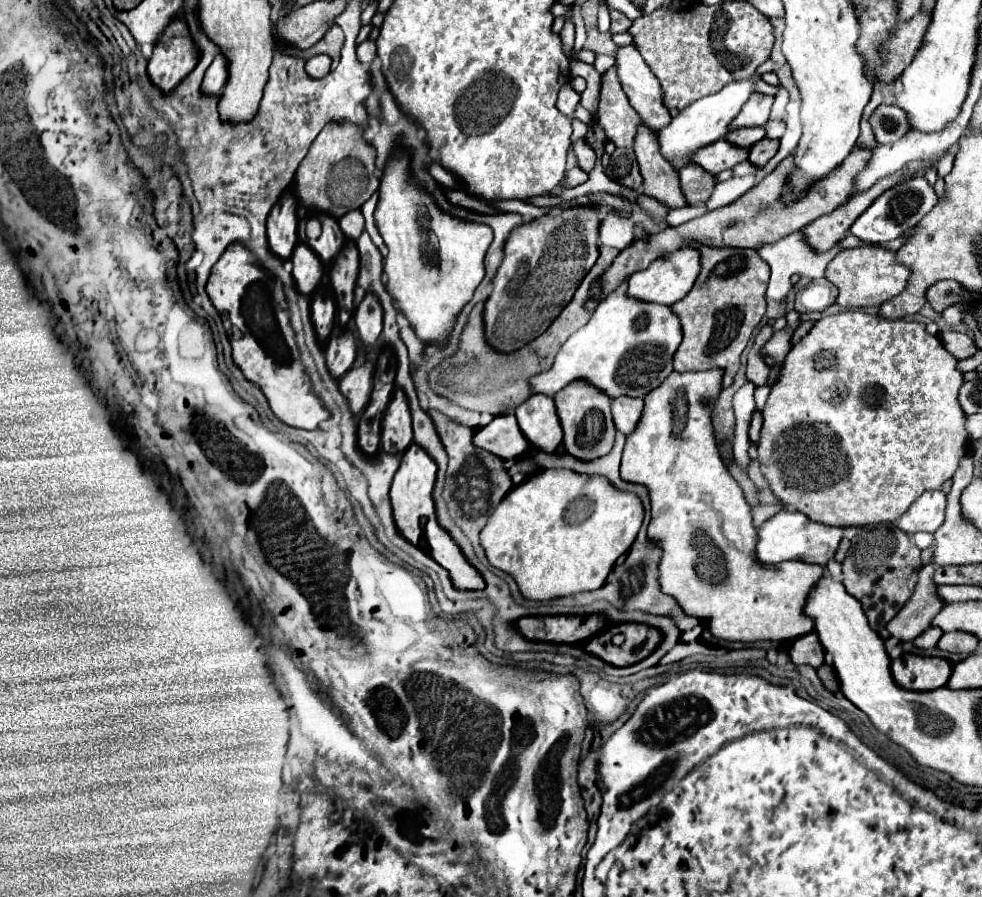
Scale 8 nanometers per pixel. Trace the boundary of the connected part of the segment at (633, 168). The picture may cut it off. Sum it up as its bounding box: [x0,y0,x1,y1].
[605,149,643,191]

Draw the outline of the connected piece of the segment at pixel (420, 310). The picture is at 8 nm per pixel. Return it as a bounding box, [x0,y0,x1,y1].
[375,151,493,343]

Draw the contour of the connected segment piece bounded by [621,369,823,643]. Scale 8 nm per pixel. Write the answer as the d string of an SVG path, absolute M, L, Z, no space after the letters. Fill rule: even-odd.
M711 369L711 371L699 371L699 373L671 373L661 387L653 389L647 397L645 397L645 409L639 421L639 427L627 437L627 445L623 451L623 459L621 459L621 479L629 481L629 483L641 483L647 487L649 491L649 499L651 499L651 523L647 529L647 537L649 541L659 547L661 559L659 559L659 587L665 595L671 595L677 605L691 617L697 617L701 621L707 621L707 627L711 631L713 637L723 639L723 641L741 641L741 643L755 643L755 641L789 641L789 639L797 639L803 637L807 633L813 631L813 621L809 621L809 617L803 615L803 605L805 605L805 595L811 591L813 583L817 583L823 577L823 567L819 565L809 565L809 563L801 563L801 561L787 561L781 563L779 567L773 565L761 565L757 561L755 555L755 543L757 543L757 529L753 527L753 517L751 517L751 507L747 505L741 487L737 485L737 481L729 475L727 467L721 461L717 443L715 443L715 435L713 435L713 425L711 425L711 409L717 401L717 395L721 391L721 377L723 371L721 369ZM703 399L709 399L709 405L703 403Z

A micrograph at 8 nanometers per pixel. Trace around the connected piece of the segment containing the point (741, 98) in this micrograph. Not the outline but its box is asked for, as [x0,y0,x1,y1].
[659,73,759,169]

